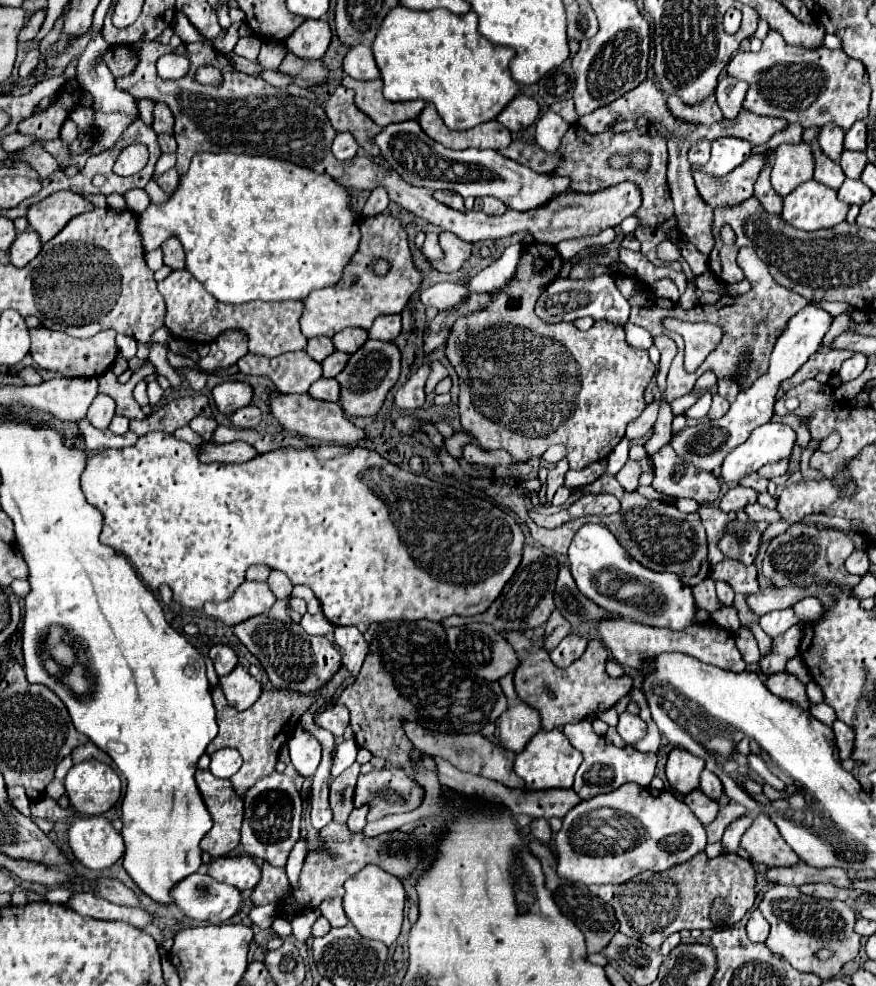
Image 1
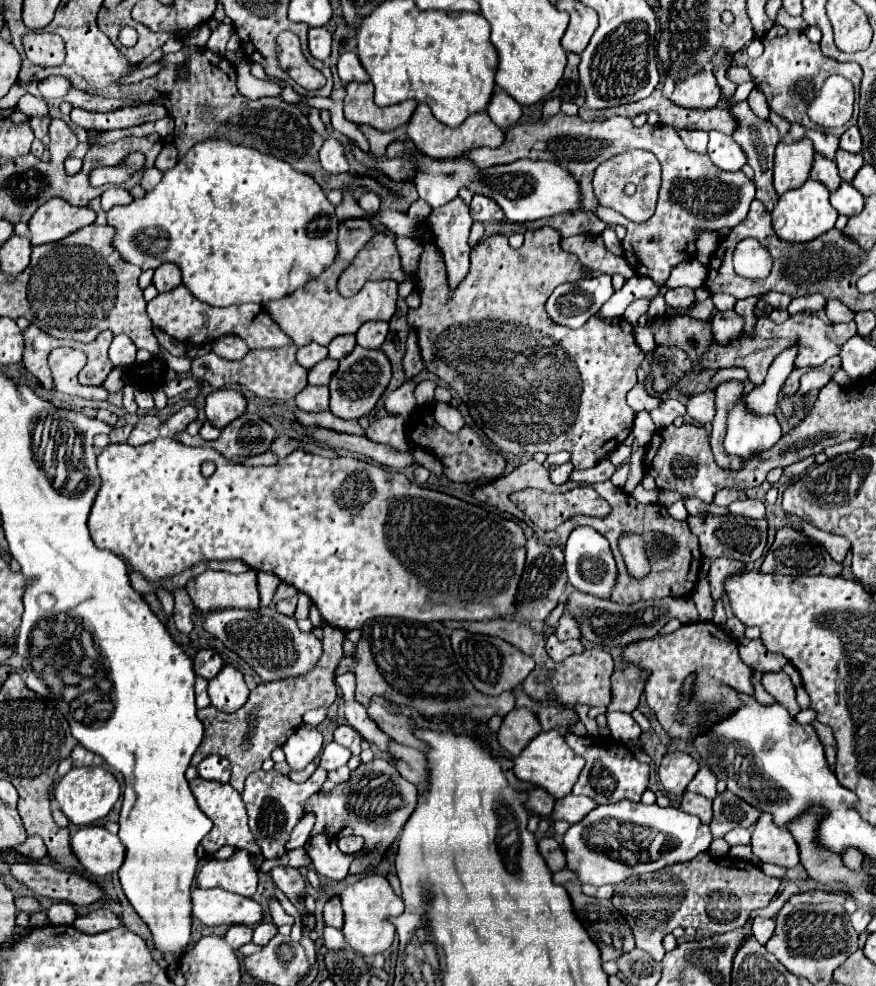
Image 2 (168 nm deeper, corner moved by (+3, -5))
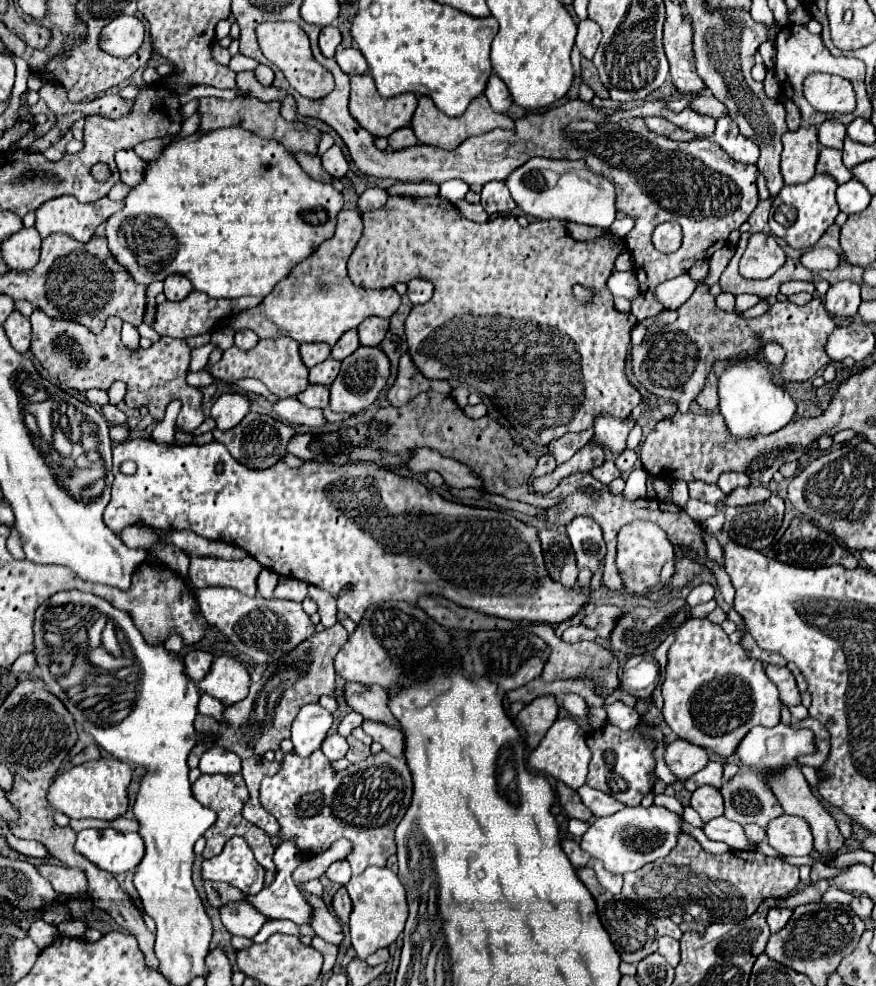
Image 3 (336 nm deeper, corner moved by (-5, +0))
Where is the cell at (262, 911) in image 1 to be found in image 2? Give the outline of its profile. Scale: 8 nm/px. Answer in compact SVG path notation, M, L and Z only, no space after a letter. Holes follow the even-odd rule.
M260 922L256 928L254 928L254 944L258 946L264 946L266 942L270 942L274 936L278 934L278 928L276 924L270 924L270 922Z

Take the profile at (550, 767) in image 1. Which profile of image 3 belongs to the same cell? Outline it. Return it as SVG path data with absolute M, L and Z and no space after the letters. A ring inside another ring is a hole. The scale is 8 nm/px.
M572 717L556 719L554 725L550 727L550 731L540 741L540 745L528 757L528 765L534 771L546 773L546 775L566 783L568 787L574 785L574 789L584 785L586 773L588 773L588 763L590 763L590 751L588 751L586 743L584 743L584 733L580 731L580 725Z

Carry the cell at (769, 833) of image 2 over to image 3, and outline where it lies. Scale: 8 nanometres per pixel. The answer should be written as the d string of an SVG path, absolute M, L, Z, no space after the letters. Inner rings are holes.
M780 815L772 819L766 827L766 837L770 847L774 847L782 855L810 855L812 851L812 833L810 827L792 815Z

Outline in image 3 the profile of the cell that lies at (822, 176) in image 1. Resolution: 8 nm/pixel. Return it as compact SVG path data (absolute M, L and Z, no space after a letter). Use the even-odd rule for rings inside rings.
M822 147L818 163L816 163L816 173L828 173L836 179L836 183L846 183L852 179L850 169L846 169L842 163L842 151L838 149Z

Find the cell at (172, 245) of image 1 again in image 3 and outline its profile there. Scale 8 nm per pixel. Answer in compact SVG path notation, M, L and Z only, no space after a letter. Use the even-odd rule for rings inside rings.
M168 275L164 279L164 295L170 301L180 301L192 291L192 283L184 275Z

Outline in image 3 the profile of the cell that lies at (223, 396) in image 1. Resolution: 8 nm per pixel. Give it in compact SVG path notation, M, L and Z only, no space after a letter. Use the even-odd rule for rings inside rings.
M224 393L212 405L212 419L220 431L232 429L250 411L250 397L244 393Z

